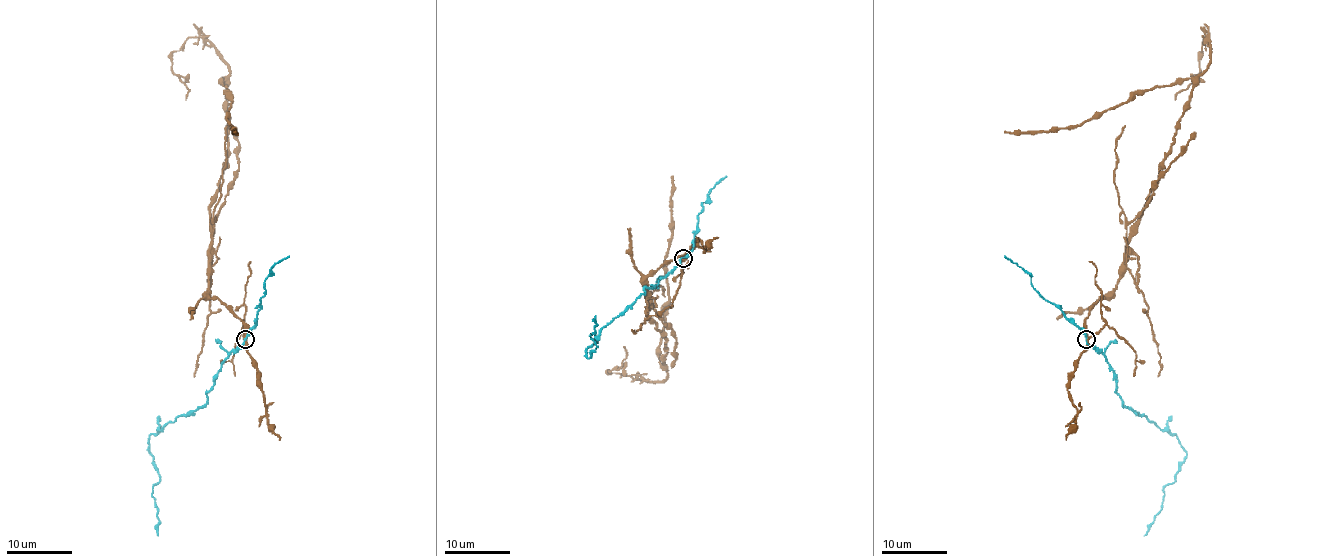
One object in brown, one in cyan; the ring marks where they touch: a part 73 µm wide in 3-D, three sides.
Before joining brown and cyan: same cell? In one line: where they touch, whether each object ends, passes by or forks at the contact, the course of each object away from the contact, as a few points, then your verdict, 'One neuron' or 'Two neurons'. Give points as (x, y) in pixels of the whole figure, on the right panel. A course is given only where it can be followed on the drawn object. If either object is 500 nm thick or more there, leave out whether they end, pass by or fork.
Place: (1086, 339). At the ring brown forks. At the ring cyan passes by. Course of brown: (1087, 339), (1088, 310), (1116, 285), (1129, 228), (1193, 82), (1137, 90), (1074, 126), (1005, 131). Course of cyan: (1087, 338), (1110, 364), (1121, 402), (1175, 434), (1187, 456), (1175, 480), (1164, 488), (1160, 510), (1144, 536). Two neurons

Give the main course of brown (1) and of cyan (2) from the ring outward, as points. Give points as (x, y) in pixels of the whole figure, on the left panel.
1: (245, 339), (245, 325), (217, 298), (209, 297), (211, 203), (229, 151), (222, 79), (233, 131)
2: (245, 338), (243, 344), (222, 364), (206, 402), (152, 434), (148, 449), (160, 480), (152, 488), (158, 536)

